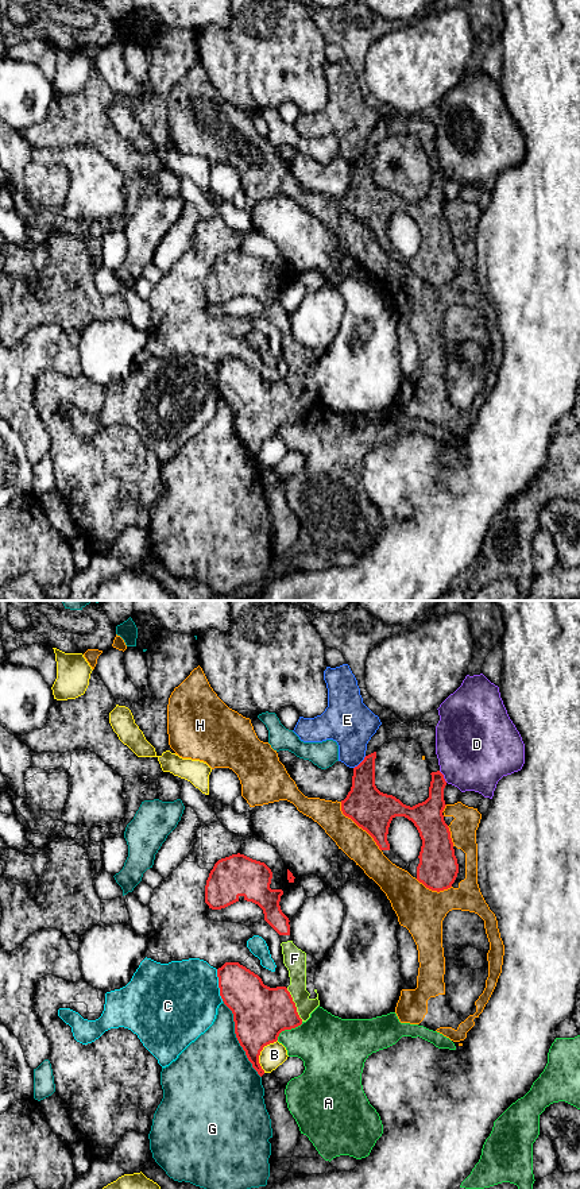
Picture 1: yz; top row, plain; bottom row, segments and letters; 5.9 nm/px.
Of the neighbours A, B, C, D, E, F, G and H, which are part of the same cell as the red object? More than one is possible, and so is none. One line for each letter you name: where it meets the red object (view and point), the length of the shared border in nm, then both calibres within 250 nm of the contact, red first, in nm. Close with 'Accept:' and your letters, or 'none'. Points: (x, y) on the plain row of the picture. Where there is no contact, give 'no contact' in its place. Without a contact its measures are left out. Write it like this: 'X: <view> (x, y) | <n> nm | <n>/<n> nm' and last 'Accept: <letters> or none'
F: yz (294, 400) | 220 nm | 320/130 nm
Accept: F

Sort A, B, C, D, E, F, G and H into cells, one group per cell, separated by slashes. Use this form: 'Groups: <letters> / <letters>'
Groups: A / B / C / D / E / F / G / H

